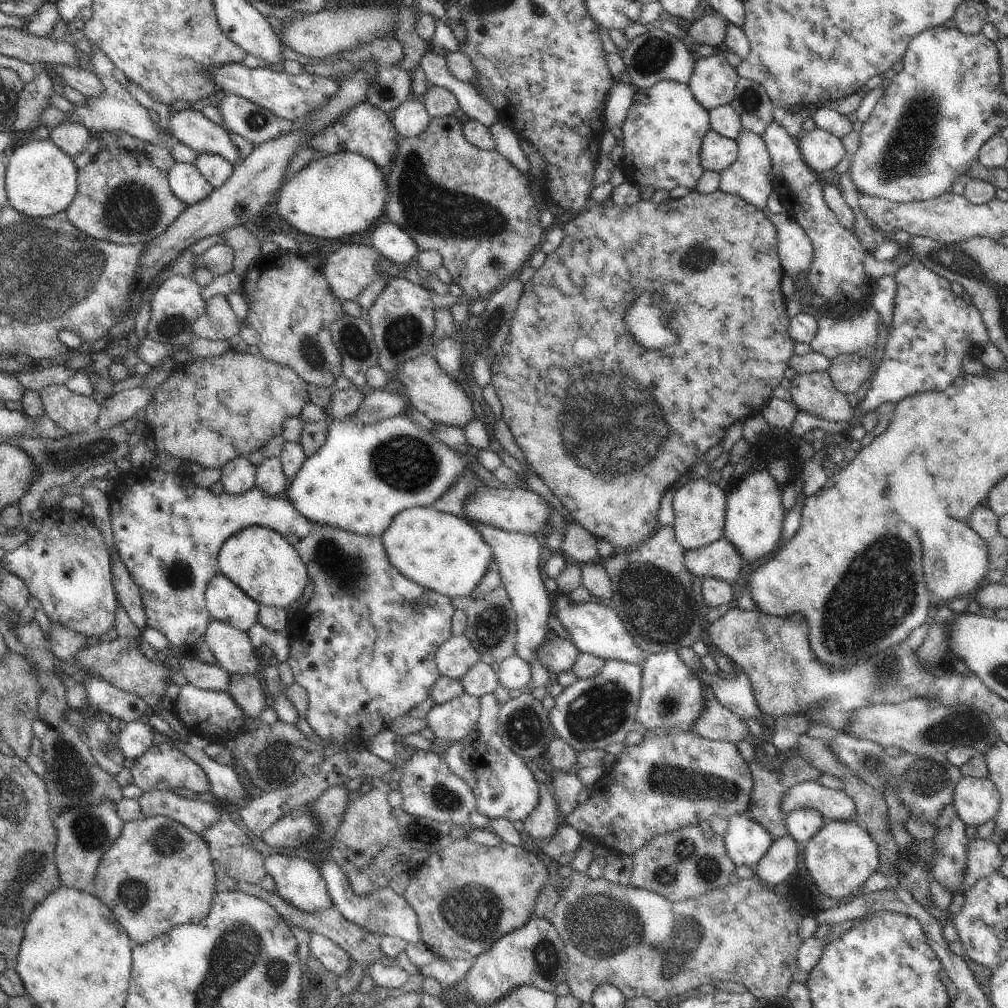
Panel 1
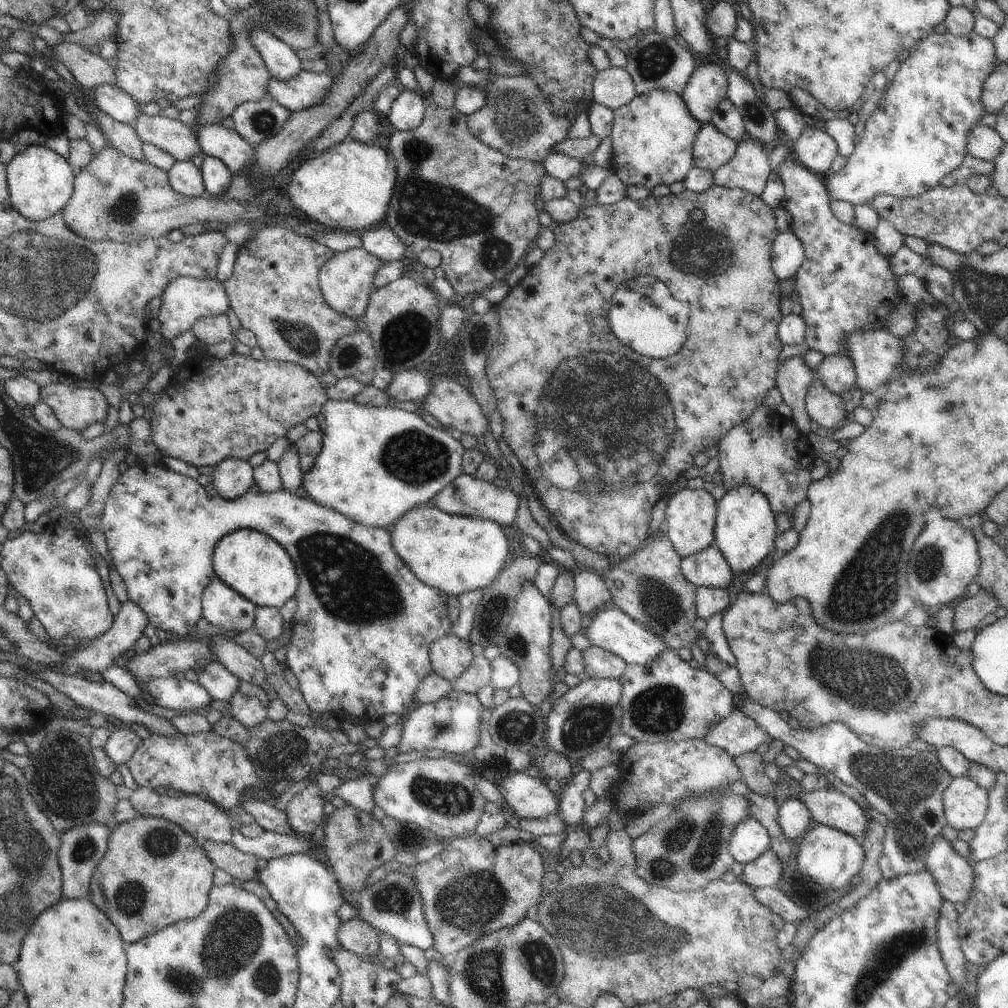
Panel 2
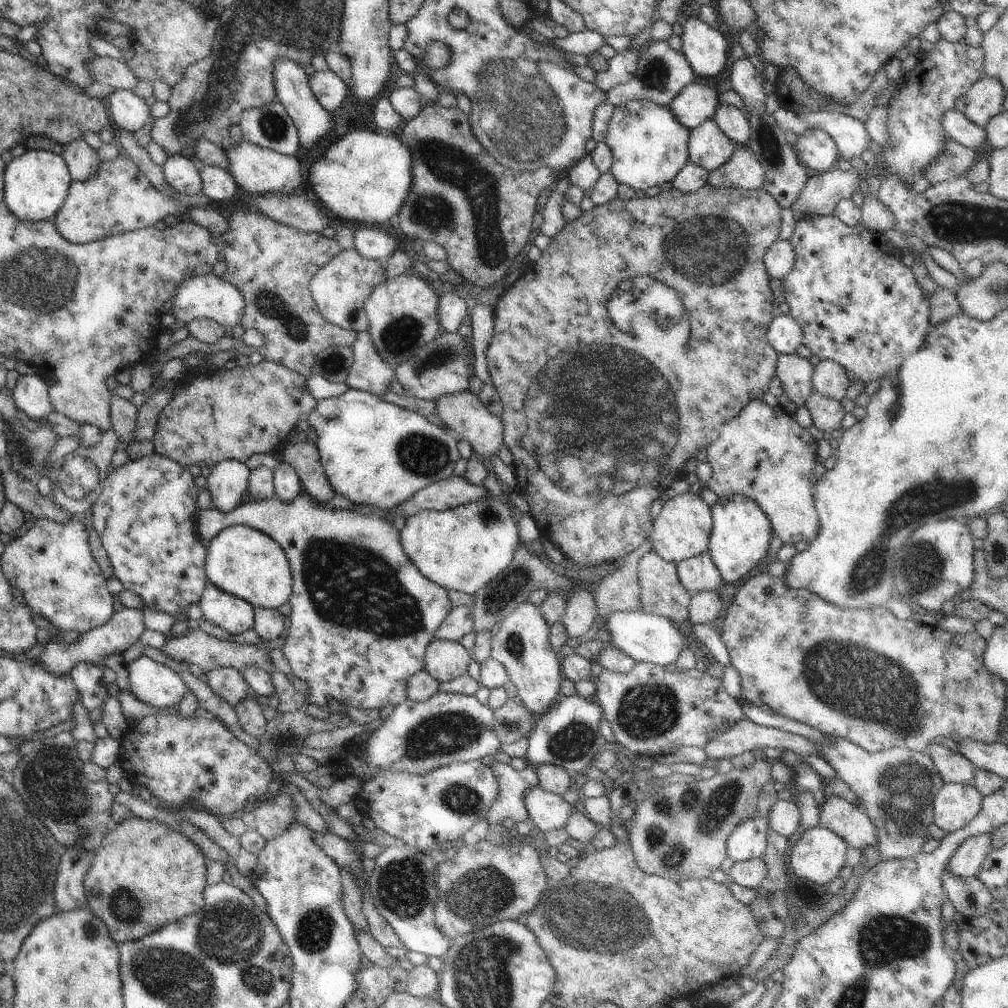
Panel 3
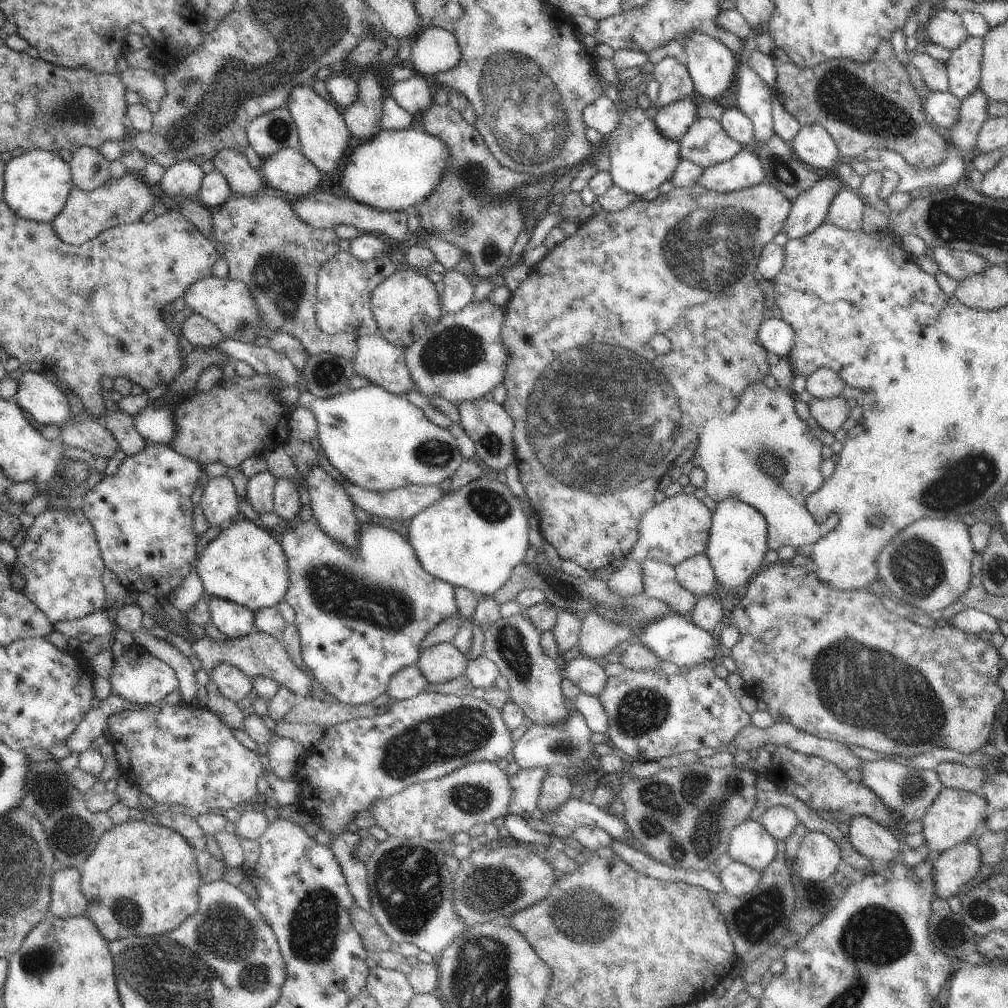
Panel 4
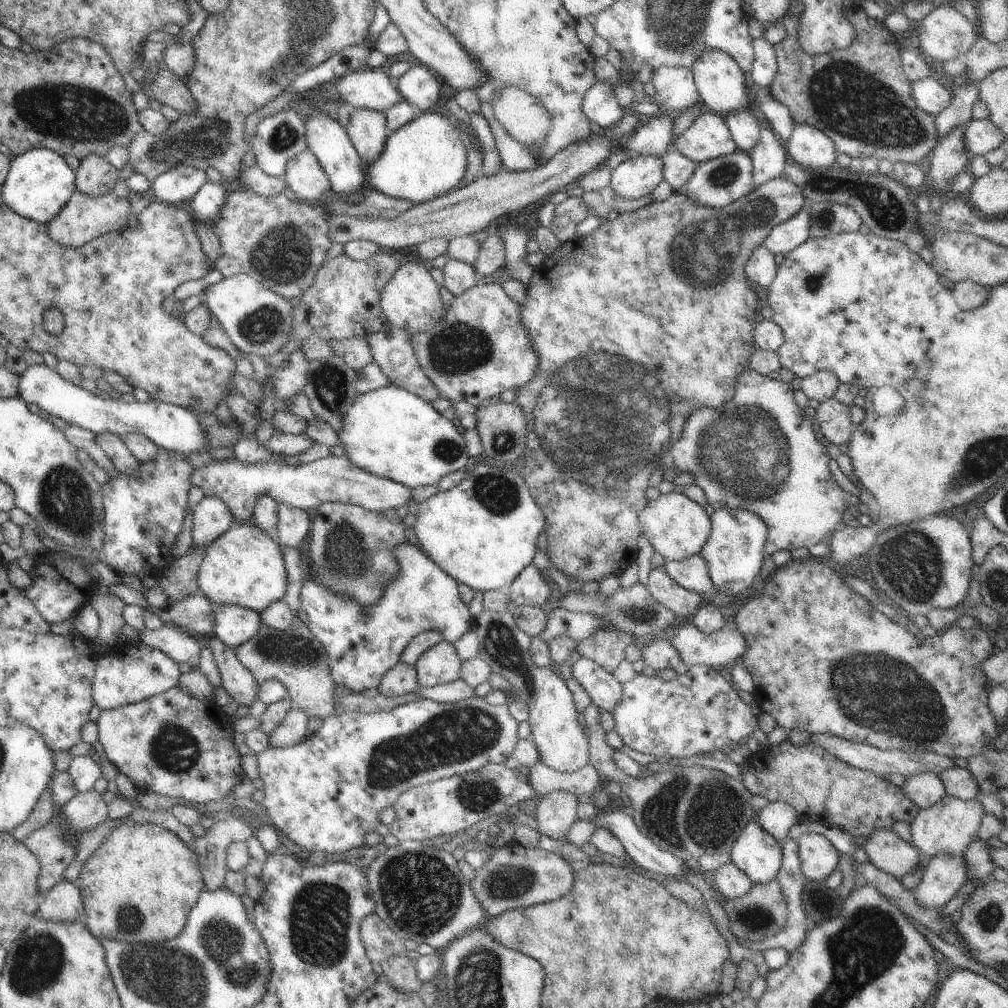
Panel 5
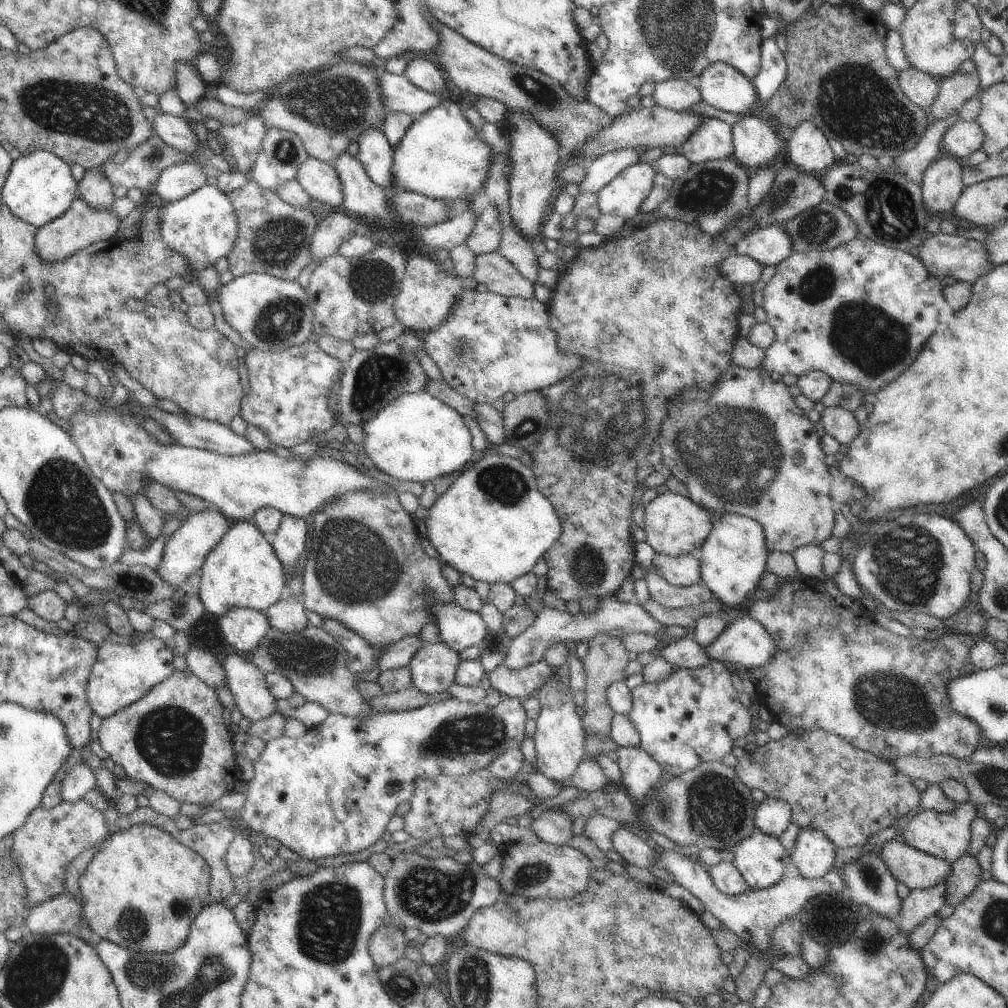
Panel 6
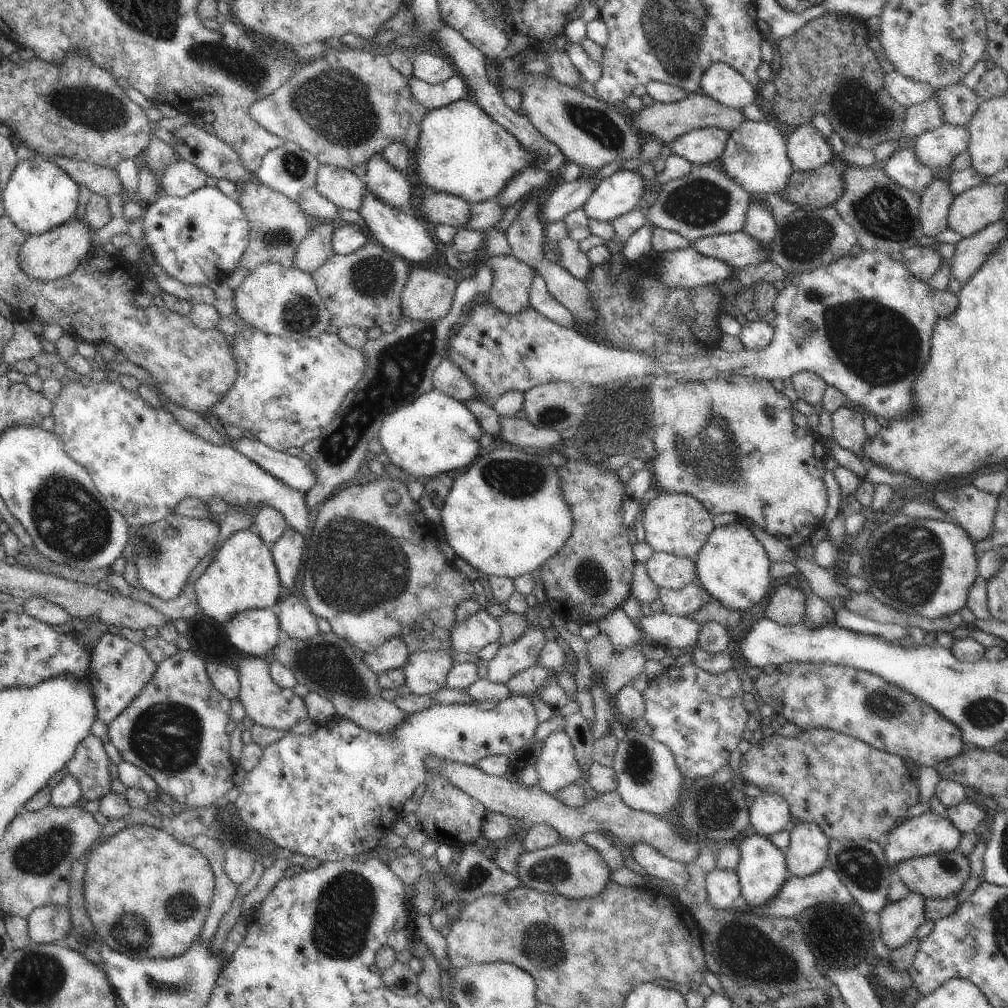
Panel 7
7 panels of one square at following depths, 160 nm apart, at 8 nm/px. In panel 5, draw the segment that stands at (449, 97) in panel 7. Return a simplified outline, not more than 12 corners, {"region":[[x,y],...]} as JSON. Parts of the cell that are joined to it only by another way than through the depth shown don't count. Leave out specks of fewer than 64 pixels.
{"region":[[386,68],[343,76],[335,90],[354,109],[386,112],[404,101]]}

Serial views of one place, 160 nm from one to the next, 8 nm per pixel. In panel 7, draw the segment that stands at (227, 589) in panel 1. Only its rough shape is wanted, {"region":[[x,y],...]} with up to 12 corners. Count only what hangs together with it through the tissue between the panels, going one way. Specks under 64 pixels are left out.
{"region":[[273,609],[245,610],[225,631],[263,658],[283,637]]}

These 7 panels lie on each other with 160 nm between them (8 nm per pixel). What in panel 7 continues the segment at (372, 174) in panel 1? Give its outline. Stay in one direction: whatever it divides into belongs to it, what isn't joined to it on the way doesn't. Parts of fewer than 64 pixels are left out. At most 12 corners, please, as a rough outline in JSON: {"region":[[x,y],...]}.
{"region":[[464,98],[428,111],[415,188],[471,206],[535,153]]}

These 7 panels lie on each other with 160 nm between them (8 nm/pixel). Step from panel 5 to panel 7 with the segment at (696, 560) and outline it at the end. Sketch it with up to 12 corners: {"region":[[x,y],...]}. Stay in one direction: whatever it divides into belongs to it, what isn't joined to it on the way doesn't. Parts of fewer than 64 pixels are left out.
{"region":[[655,552],[645,564],[658,587],[697,579],[694,557]]}

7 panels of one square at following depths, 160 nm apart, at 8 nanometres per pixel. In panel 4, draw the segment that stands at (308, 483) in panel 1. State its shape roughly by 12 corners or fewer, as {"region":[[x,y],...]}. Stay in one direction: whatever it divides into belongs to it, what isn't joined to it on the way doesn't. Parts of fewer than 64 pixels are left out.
{"region":[[378,385],[304,391],[327,462],[372,492],[438,485],[448,429]]}

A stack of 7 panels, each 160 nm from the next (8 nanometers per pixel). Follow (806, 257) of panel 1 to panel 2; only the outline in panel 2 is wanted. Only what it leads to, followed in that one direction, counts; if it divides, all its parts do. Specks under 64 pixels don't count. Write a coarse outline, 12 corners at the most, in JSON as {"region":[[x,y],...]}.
{"region":[[791,229],[773,242],[772,268],[780,280],[796,276],[805,259]]}

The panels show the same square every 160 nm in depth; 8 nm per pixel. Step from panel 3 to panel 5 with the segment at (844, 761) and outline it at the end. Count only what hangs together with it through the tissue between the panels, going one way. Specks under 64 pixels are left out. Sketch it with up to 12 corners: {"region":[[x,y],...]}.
{"region":[[928,771],[908,775],[899,787],[919,809],[946,794],[942,779]]}

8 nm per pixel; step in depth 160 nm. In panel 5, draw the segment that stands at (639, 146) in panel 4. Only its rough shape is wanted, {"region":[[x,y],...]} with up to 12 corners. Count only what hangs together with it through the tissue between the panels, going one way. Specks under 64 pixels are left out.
{"region":[[658,155],[627,156],[611,171],[616,198],[637,200],[663,180]]}

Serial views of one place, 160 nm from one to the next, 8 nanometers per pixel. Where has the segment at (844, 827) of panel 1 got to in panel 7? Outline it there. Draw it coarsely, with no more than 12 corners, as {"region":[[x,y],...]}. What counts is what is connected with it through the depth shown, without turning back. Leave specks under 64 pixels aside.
{"region":[[812,822],[796,825],[785,850],[790,876],[825,866],[829,838]]}

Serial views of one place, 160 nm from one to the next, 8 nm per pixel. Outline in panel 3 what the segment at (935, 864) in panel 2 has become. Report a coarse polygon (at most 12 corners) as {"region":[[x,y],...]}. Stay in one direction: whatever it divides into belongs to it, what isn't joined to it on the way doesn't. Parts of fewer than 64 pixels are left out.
{"region":[[946,868],[948,900],[964,921],[987,913],[992,895],[978,877]]}

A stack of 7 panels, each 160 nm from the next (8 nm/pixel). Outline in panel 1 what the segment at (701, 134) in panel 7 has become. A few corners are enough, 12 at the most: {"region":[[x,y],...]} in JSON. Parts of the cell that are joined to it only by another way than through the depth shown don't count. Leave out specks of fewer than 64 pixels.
{"region":[[710,129],[701,146],[701,166],[722,174],[736,162],[736,139]]}

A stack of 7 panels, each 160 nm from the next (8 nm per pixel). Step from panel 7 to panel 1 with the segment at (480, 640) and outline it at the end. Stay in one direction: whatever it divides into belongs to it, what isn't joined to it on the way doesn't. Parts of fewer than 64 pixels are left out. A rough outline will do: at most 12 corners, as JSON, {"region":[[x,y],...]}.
{"region":[[118,477],[147,628],[195,645],[232,534],[274,529],[315,588],[287,662],[329,751],[431,695],[449,596],[381,537],[256,485]]}

